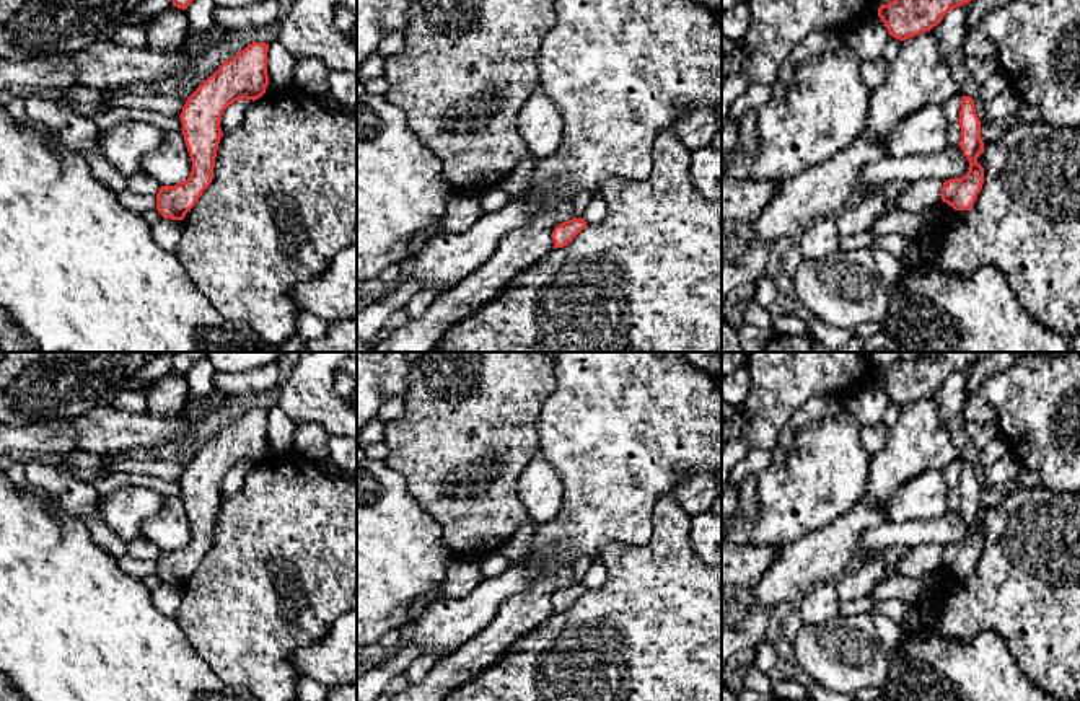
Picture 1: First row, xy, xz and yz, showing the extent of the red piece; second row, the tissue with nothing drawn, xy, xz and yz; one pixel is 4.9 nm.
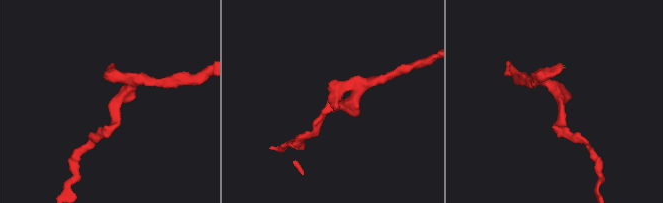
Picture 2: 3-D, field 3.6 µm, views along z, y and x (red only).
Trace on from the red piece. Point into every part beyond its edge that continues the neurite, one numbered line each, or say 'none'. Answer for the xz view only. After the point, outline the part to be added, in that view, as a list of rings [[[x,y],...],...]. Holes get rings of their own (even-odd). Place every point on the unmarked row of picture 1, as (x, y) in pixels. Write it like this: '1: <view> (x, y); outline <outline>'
none

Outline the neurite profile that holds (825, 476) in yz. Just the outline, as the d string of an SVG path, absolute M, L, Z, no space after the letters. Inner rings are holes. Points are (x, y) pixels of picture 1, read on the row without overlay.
M847 409L800 429L795 434L795 450L785 453L784 465L772 461L766 471L756 474L761 505L757 518L749 522L741 515L722 517L722 538L784 549L863 500L873 455L863 448L860 429L862 424Z

